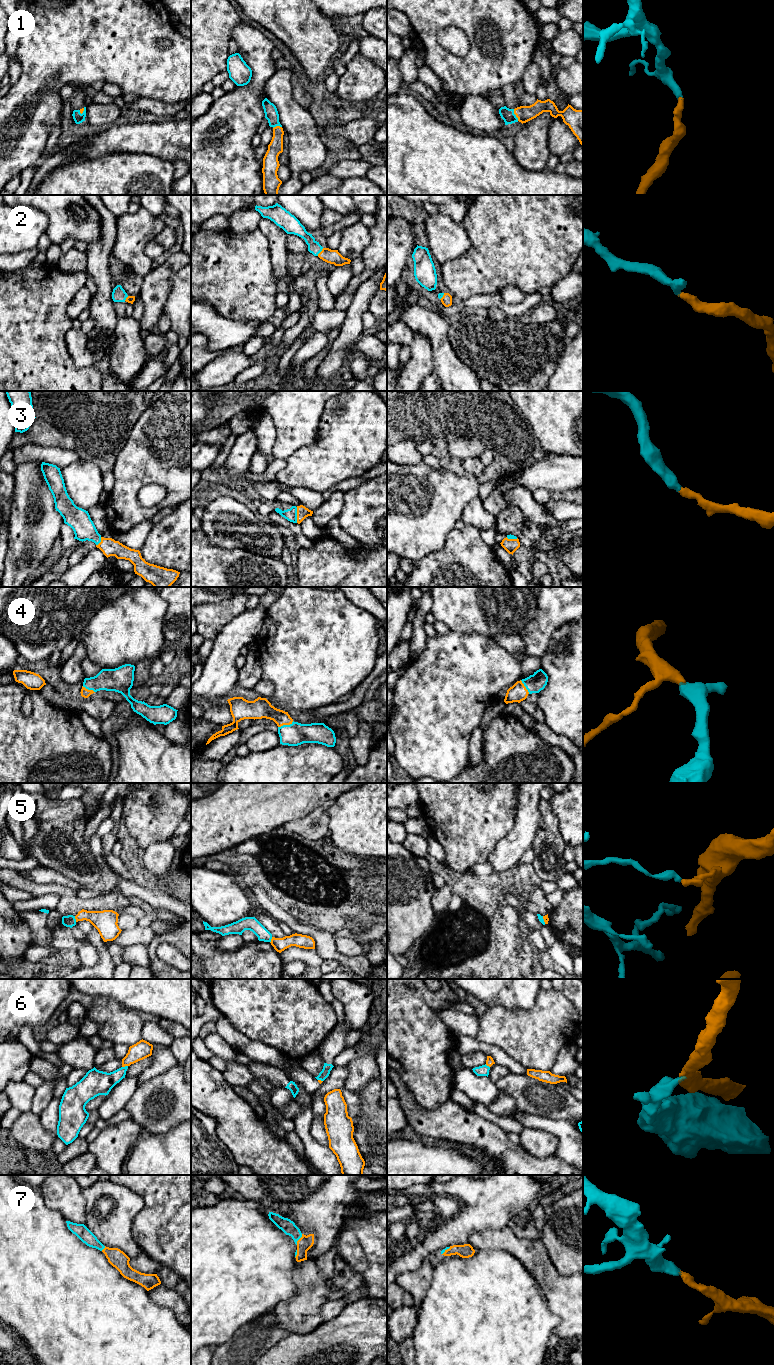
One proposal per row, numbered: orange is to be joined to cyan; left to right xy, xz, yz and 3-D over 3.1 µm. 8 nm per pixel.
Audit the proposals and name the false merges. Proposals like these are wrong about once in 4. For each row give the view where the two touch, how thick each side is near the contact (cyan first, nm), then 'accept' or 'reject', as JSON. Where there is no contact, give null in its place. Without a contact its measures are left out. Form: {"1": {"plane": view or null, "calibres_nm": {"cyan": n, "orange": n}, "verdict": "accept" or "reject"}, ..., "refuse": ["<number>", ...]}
{"1": {"plane": "yz", "calibres_nm": {"cyan": 100, "orange": 130}, "verdict": "accept"}, "2": {"plane": "xz", "calibres_nm": {"cyan": 100, "orange": 110}, "verdict": "accept"}, "3": {"plane": "xz", "calibres_nm": {"cyan": 100, "orange": 100}, "verdict": "accept"}, "4": {"plane": "xz", "calibres_nm": {"cyan": 180, "orange": 160}, "verdict": "accept"}, "5": {"plane": "xy", "calibres_nm": {"cyan": 100, "orange": 180}, "verdict": "reject"}, "6": {"plane": "xy", "calibres_nm": {"cyan": 190, "orange": 140}, "verdict": "reject"}, "7": {"plane": "xz", "calibres_nm": {"cyan": 110, "orange": 110}, "verdict": "accept"}, "refuse": ["5", "6"]}

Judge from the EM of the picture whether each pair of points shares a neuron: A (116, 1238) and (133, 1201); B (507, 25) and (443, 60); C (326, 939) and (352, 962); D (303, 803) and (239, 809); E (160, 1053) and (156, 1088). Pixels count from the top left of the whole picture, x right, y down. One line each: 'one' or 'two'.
A: one
B: one
C: one
D: one
E: two

